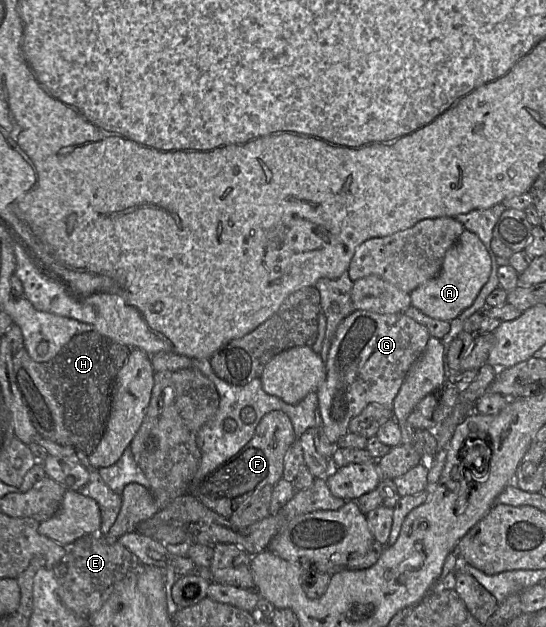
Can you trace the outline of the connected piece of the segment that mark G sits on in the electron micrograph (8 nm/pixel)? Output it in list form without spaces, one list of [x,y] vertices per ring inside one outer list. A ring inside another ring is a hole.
[[[355,310],[339,324],[325,362],[326,380],[316,391],[322,427],[332,444],[336,446],[336,443],[349,432],[350,421],[369,404],[376,403],[393,408],[394,399],[409,369],[425,351],[429,338],[427,328],[404,313],[386,315]]]

